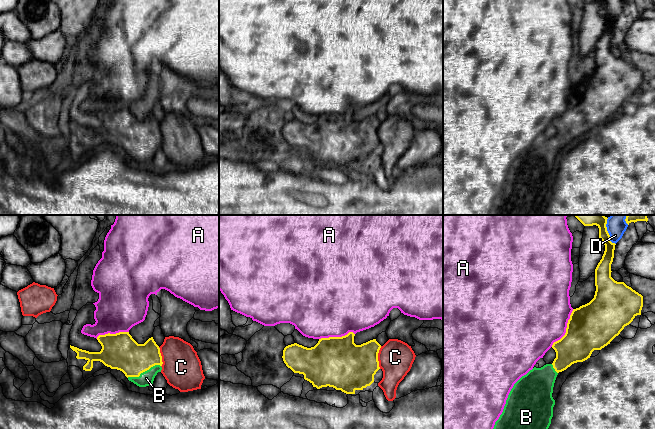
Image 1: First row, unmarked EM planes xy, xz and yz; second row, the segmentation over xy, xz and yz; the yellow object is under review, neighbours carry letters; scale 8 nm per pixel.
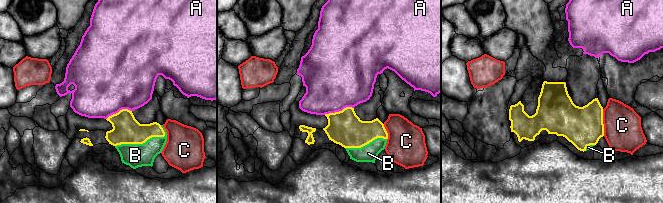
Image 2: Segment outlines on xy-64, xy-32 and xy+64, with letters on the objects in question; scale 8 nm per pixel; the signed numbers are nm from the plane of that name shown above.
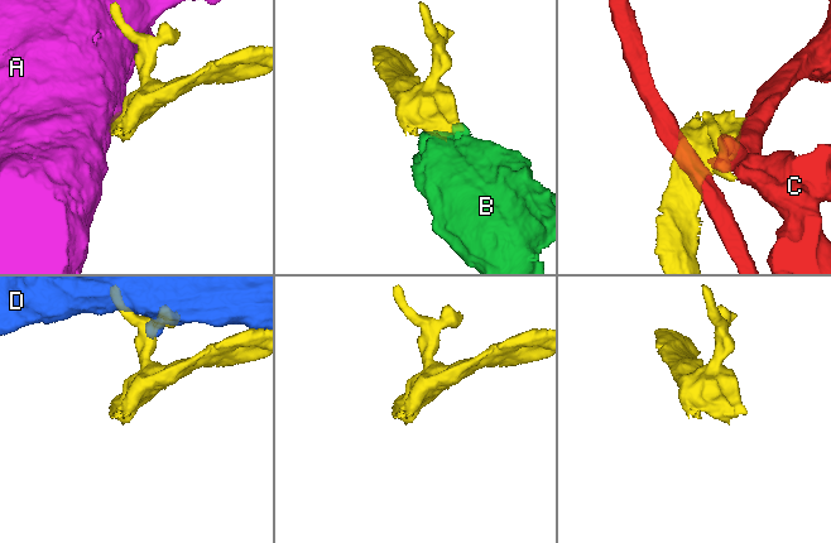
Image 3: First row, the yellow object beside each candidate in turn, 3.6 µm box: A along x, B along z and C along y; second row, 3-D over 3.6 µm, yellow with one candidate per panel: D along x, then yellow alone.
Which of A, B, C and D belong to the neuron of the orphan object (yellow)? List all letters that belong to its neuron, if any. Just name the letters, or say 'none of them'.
B

